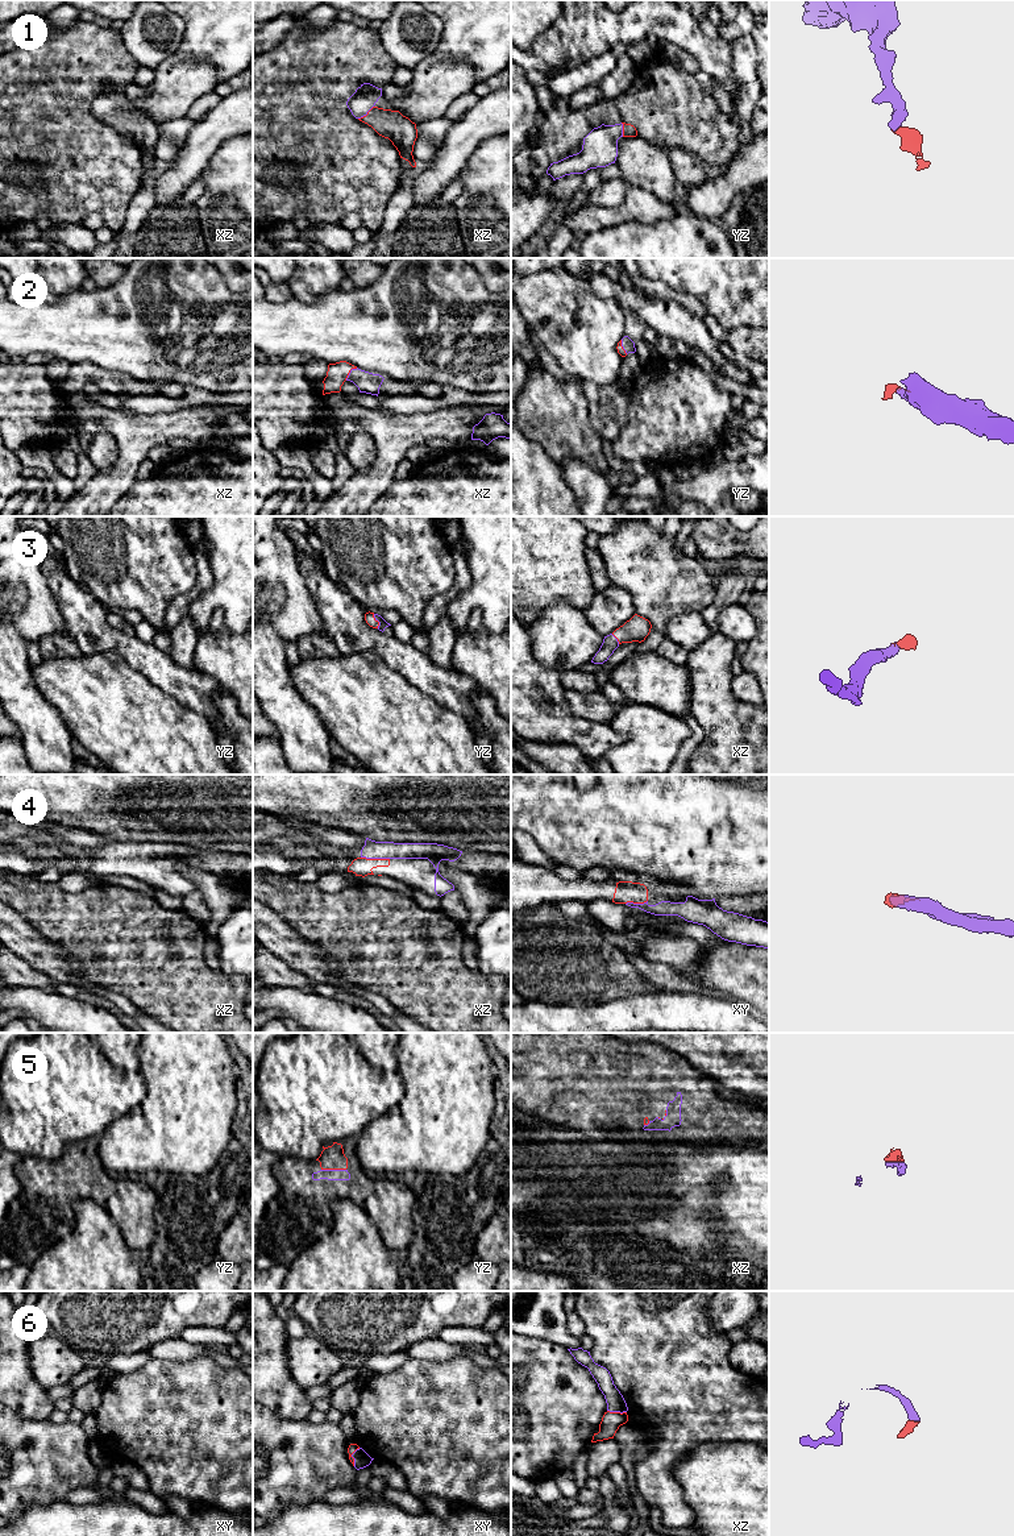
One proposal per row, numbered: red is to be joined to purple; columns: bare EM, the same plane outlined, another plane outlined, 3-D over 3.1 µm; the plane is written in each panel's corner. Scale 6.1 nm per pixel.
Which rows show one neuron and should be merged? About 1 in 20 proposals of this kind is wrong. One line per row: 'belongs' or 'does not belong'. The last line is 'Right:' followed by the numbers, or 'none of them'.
1: belongs
2: belongs
3: belongs
4: belongs
5: belongs
6: belongs
Right: 1, 2, 3, 4, 5, 6

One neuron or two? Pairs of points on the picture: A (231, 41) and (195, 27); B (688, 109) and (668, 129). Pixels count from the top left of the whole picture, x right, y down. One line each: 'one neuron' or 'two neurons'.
A: one neuron
B: one neuron

